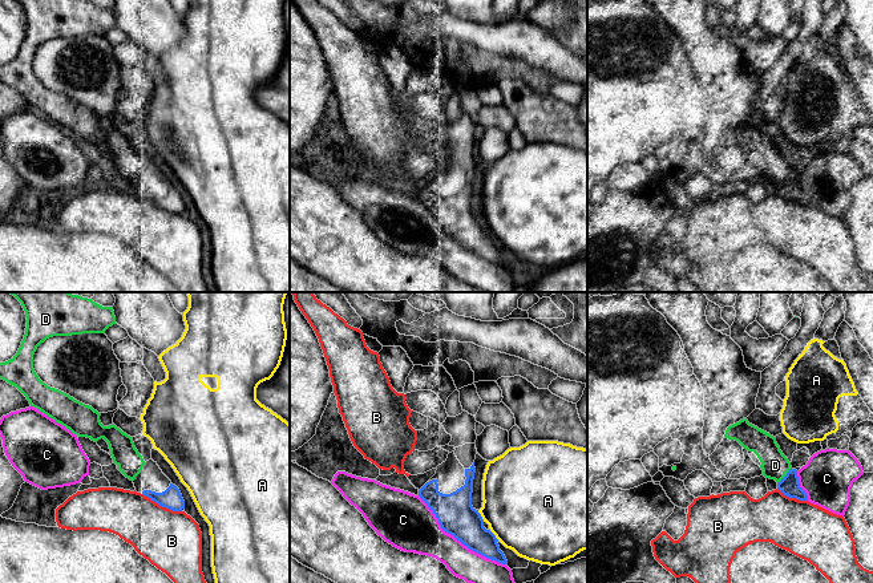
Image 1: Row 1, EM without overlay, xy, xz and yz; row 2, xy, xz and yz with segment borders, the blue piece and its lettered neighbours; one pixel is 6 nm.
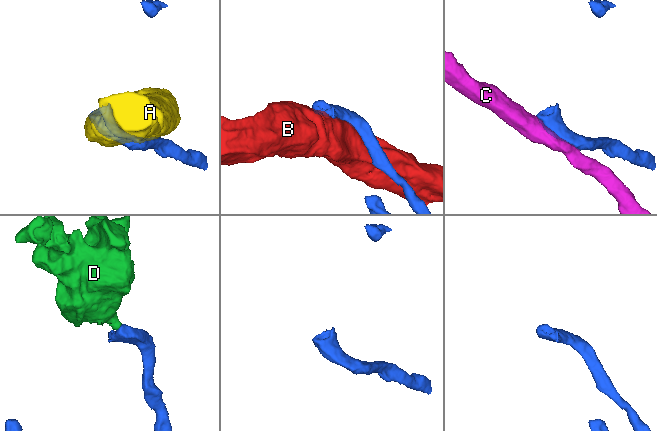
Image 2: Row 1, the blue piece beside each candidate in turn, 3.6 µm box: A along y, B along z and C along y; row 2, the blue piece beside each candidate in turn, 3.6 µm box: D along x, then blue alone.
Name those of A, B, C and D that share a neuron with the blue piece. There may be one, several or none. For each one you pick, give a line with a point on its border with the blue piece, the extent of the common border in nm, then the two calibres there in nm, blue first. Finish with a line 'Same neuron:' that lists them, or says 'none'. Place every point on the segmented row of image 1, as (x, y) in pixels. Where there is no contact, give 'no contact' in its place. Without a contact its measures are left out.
D: contact yz (785, 476); length 130 nm; calibres 120 and 170 nm
Same neuron: D

